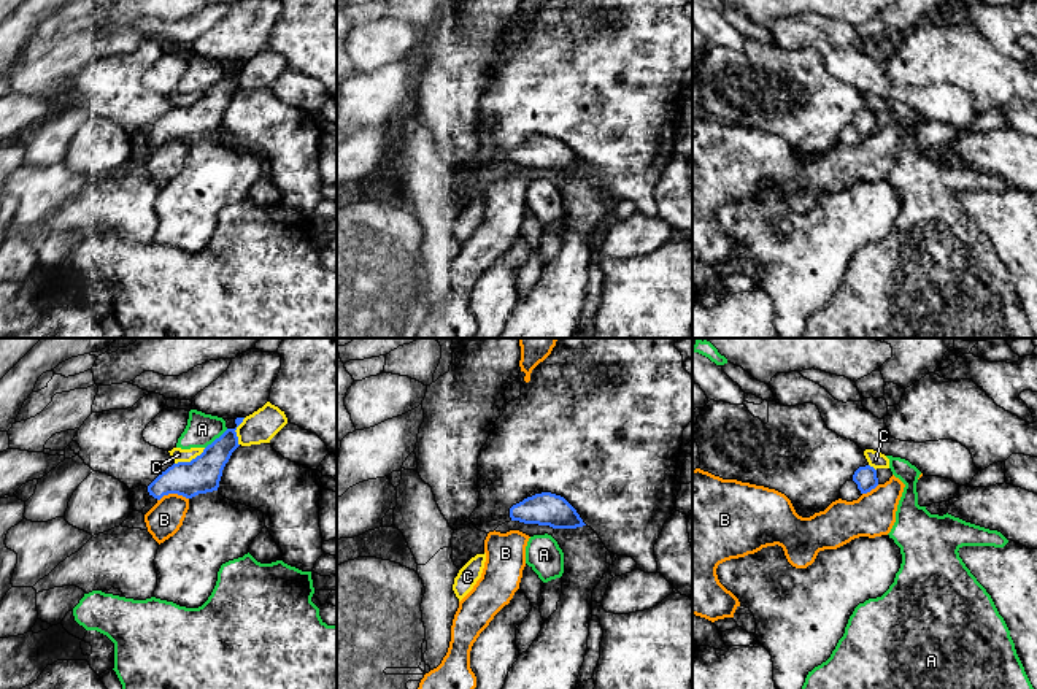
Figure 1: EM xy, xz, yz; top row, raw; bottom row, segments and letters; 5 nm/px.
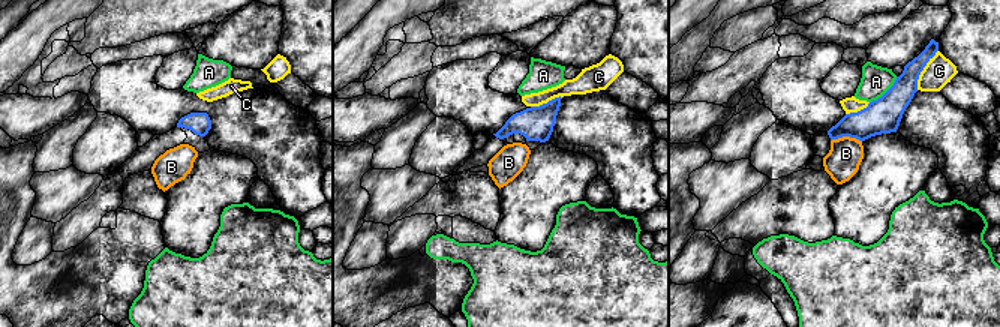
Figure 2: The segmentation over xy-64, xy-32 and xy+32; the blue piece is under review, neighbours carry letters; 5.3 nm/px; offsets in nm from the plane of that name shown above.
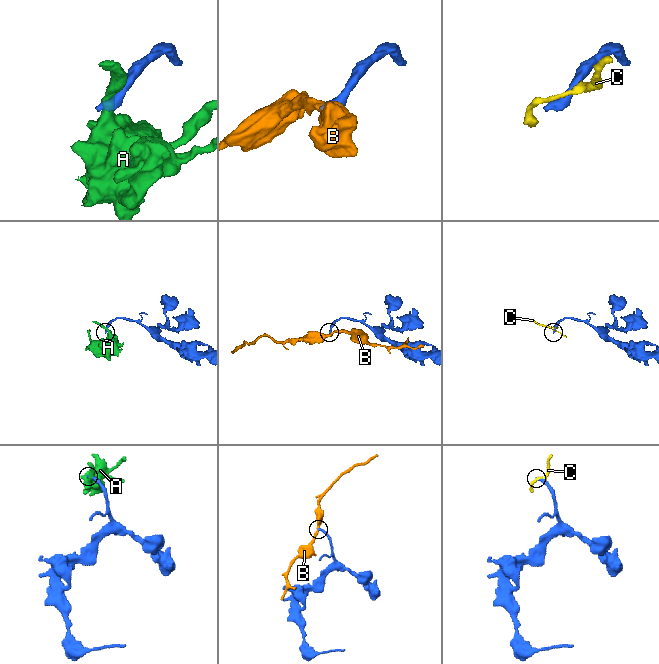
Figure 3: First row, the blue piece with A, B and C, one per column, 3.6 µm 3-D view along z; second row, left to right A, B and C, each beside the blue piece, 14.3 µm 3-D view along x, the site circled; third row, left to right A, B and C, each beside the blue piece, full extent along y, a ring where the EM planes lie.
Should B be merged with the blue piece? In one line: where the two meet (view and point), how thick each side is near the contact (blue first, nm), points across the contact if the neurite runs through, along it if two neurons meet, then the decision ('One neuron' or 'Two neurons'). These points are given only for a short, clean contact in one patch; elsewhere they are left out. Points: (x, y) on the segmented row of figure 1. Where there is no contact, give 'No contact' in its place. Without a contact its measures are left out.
Touches blue at xy (172, 492). Thickness 180 nm (blue) against 180 nm. Boundary: xy (188, 497), (164, 494), (158, 500). Two neurons

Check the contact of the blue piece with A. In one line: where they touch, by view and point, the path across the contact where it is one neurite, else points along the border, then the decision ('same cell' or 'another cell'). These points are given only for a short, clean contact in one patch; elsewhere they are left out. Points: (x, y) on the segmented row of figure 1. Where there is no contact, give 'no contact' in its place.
meets blue in xy at (216, 438); border along xy (227, 429), (205, 448); another cell

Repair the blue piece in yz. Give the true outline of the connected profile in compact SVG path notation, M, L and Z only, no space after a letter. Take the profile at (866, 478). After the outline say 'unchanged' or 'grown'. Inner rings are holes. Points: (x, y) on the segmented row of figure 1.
M870 465L859 467L851 481L846 481L840 489L840 498L846 502L858 500L862 494L870 492L878 486L877 470Z; grown

